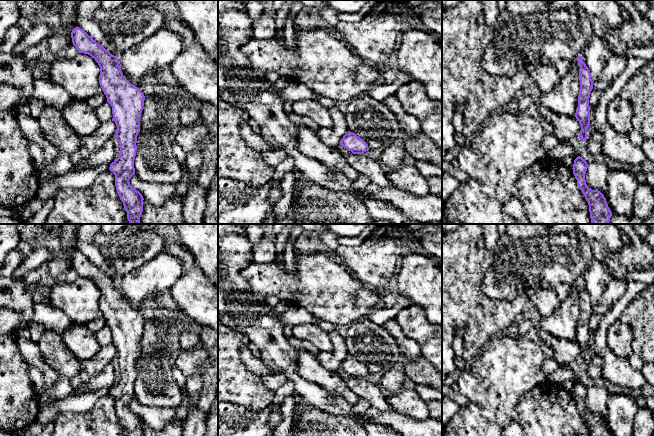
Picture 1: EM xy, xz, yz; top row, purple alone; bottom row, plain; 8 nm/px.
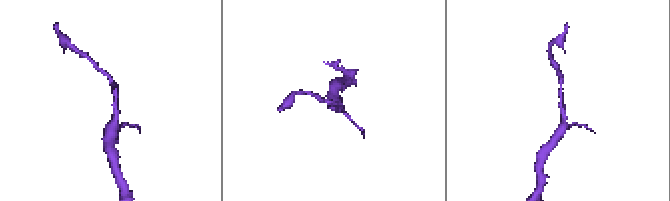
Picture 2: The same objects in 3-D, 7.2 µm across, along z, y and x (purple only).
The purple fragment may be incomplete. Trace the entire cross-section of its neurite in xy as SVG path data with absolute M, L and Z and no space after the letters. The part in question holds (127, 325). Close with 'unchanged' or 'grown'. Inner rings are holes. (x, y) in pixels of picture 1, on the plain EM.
M75 251L71 262L79 277L90 279L98 287L99 308L112 331L112 345L117 350L115 363L120 368L120 379L110 388L109 394L115 399L117 417L126 436L142 436L144 422L130 409L129 404L135 398L136 366L145 320L123 300L119 283L83 253Z | unchanged

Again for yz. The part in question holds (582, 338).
M582 280L578 281L579 287L579 304L580 304L580 313L578 320L578 331L576 333L575 341L579 345L581 350L581 355L579 358L579 362L582 365L586 365L587 361L587 353L590 349L590 330L589 330L589 322L591 315L593 313L593 305L591 303L591 298L589 292L583 285Z | unchanged

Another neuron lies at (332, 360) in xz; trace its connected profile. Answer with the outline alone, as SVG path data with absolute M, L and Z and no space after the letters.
M337 330L329 332L333 349L330 352L322 352L317 359L324 367L337 372L343 360L349 356L346 348L346 340Z

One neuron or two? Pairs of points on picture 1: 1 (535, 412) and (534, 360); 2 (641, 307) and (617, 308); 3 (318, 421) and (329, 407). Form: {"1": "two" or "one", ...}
{"1": "two", "2": "two", "3": "two"}

